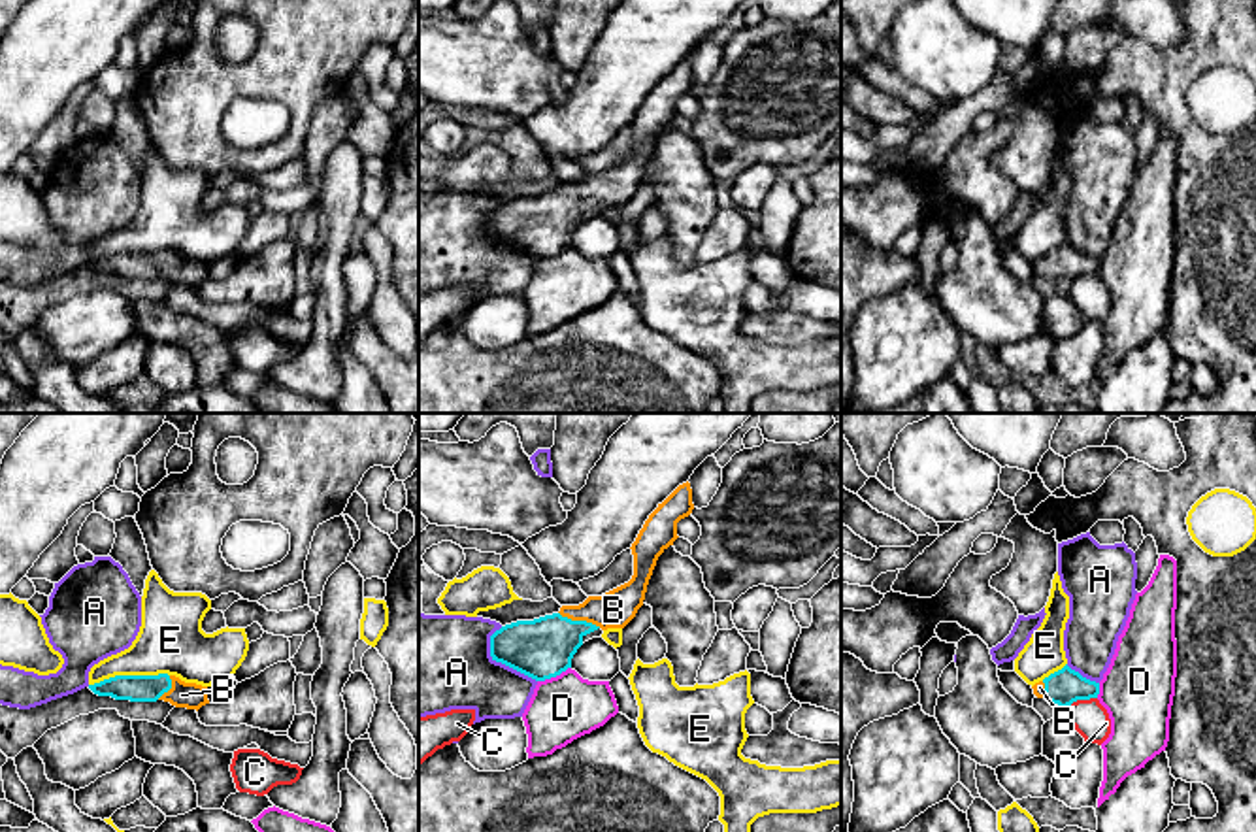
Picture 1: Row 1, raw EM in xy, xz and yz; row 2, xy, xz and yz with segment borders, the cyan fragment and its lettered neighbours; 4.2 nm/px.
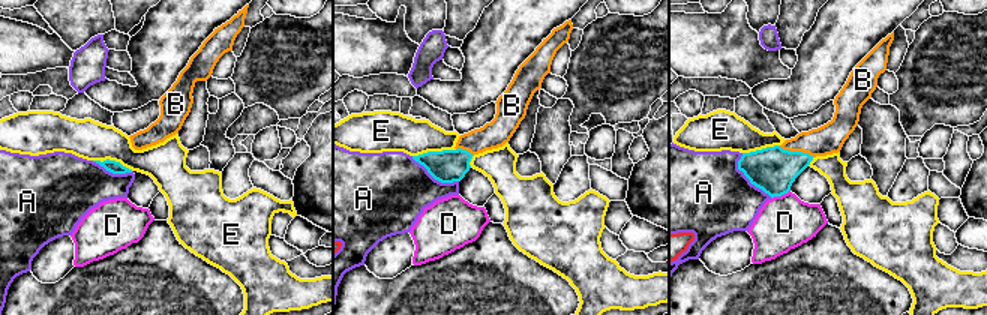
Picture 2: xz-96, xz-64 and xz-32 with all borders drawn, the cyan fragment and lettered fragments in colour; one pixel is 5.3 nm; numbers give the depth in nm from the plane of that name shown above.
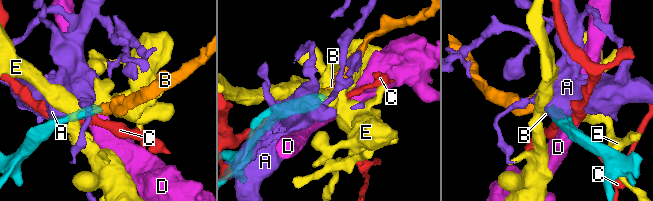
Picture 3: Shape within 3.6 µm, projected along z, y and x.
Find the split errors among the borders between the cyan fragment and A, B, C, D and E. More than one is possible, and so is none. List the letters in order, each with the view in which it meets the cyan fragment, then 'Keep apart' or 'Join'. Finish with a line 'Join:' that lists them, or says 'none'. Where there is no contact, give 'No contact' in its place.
A: Touches cyan in xz. Keep apart
B: Touches cyan in xz. Join
C: Touches cyan in yz. Keep apart
D: Touches cyan in xz. Keep apart
E: Touches cyan in xy. Keep apart
Join: B

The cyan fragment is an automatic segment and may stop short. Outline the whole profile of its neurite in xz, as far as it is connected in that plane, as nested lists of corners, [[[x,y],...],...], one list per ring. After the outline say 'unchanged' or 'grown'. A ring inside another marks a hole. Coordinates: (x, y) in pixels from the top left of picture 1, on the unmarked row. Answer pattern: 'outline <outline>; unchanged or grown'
outline [[[686,58],[658,81],[639,108],[630,125],[634,153],[628,160],[602,174],[588,174],[579,183],[562,183],[558,191],[502,204],[490,213],[492,238],[545,258],[571,245],[587,211],[624,206],[643,183],[658,134],[679,115],[677,100],[692,87],[692,66]]]; grown

